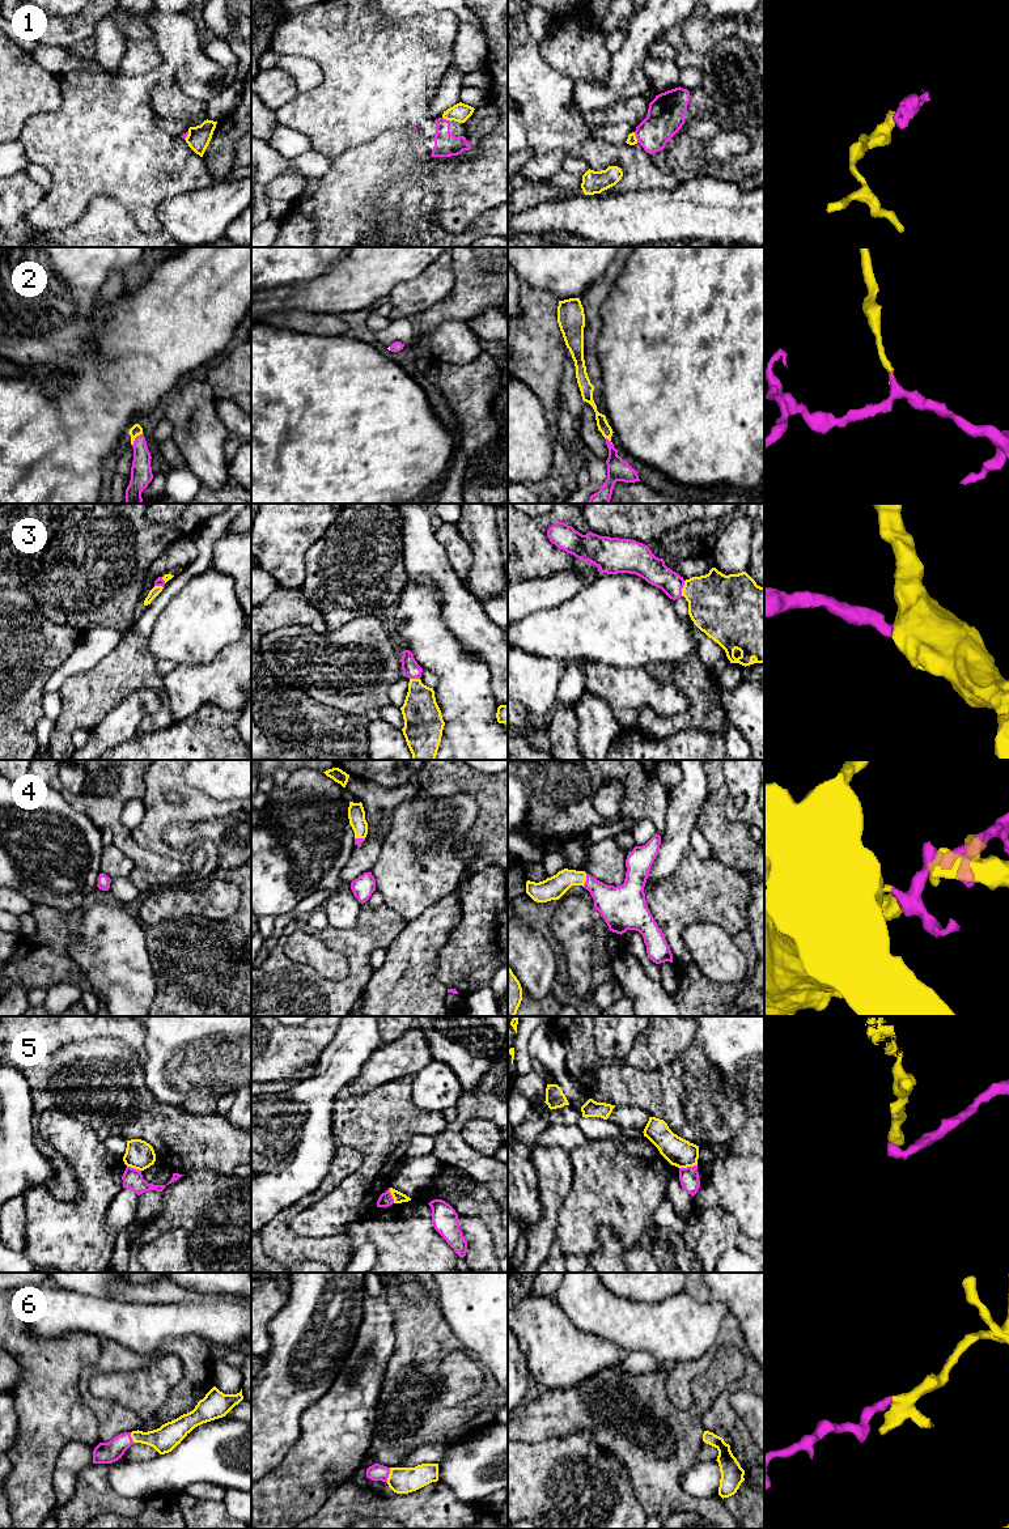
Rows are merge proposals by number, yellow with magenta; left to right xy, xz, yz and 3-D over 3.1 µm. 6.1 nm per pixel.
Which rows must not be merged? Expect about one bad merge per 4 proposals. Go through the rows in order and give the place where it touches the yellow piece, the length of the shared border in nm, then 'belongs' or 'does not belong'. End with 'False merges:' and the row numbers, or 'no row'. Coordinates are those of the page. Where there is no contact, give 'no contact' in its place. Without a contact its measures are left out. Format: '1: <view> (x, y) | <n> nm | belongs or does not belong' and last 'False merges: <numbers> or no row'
1: yz (635, 137) | 70 nm | does not belong
2: xy (135, 437) | 100 nm | belongs
3: yz (682, 589) | 100 nm | belongs
4: yz (585, 880) | 80 nm | belongs
5: yz (687, 1166) | 110 nm | does not belong
6: xz (389, 1476) | 100 nm | belongs
False merges: 1, 5

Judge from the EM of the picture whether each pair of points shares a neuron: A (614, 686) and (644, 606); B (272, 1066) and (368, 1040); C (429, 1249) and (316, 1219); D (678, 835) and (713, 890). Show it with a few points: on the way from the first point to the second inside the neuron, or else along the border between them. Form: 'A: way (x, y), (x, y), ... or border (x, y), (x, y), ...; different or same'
A: border (607, 665), (615, 667), (643, 667); different
B: border (338, 1030), (316, 1060); different
C: border (372, 1210), (344, 1228); different
D: border (689, 845), (681, 865), (672, 875); different

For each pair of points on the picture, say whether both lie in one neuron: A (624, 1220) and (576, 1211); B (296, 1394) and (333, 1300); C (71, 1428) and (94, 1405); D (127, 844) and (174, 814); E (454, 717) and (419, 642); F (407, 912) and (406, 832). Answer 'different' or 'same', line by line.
A: same
B: same
C: different
D: different
E: same
F: same

